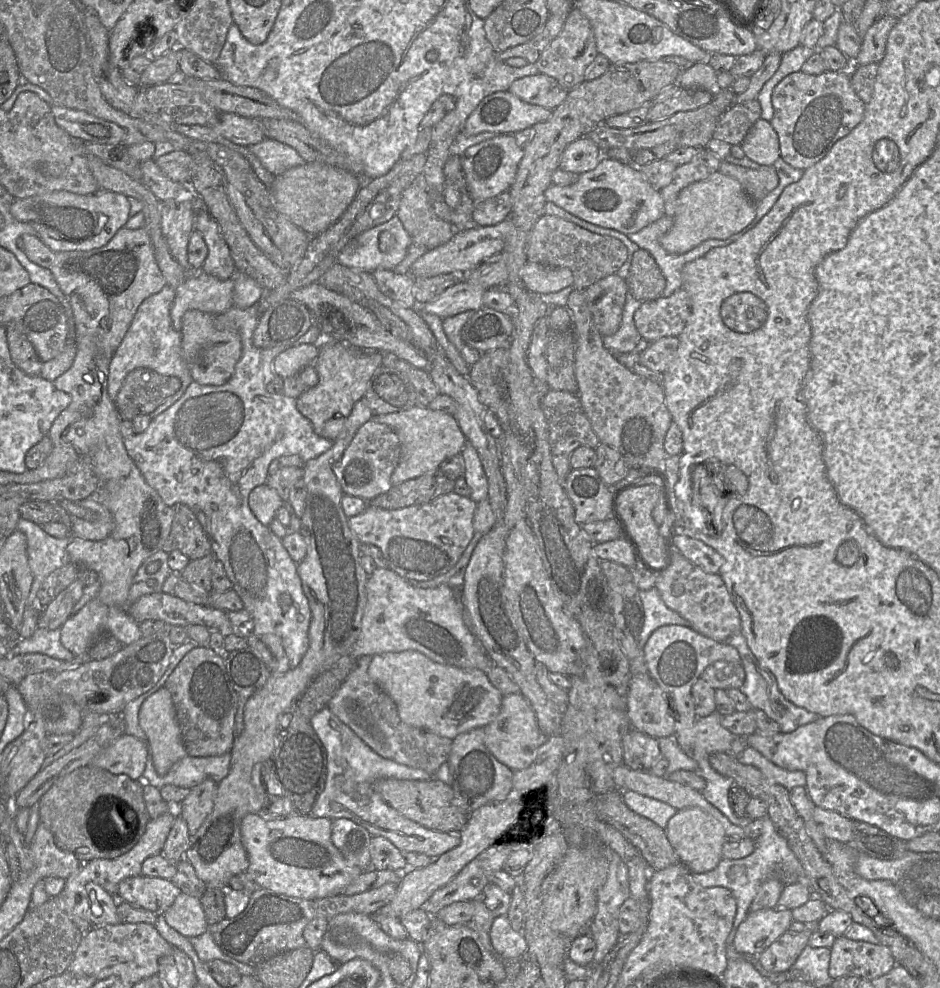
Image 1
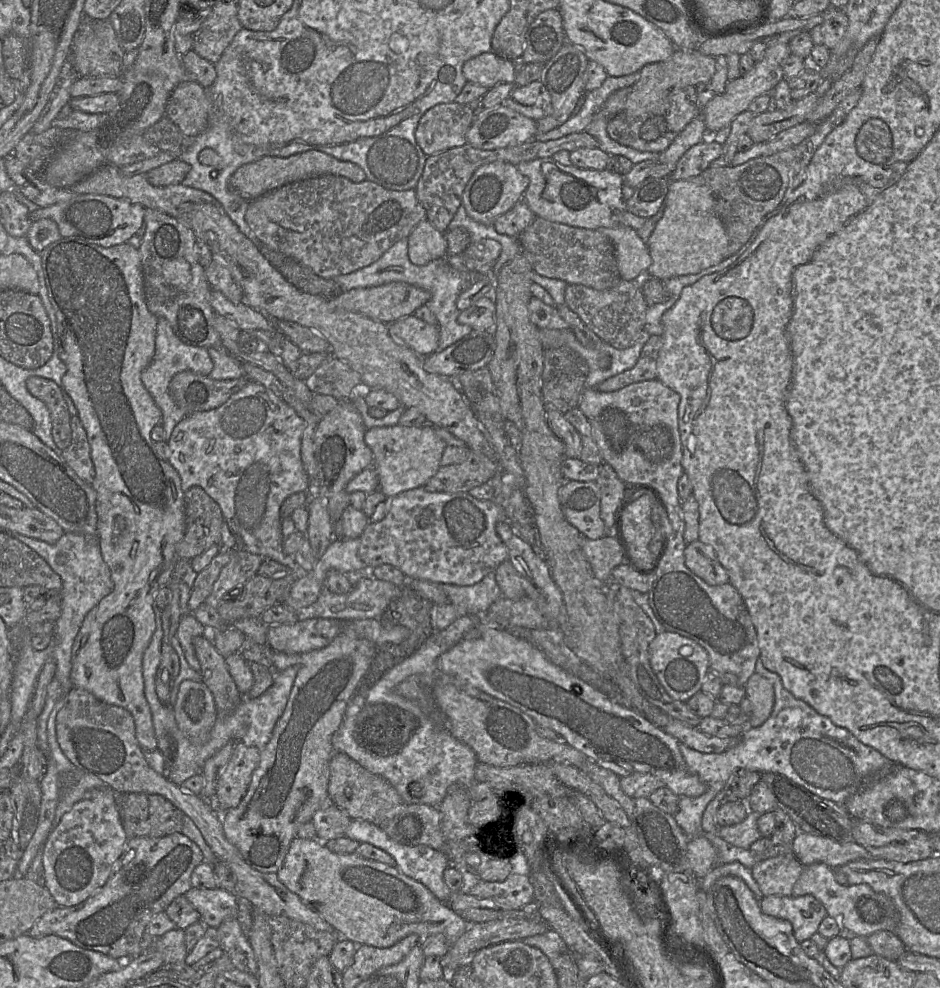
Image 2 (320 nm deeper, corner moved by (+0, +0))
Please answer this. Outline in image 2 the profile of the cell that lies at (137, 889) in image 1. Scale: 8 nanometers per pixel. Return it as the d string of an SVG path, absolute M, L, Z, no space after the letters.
M192 887L184 895L200 914L200 920L217 928L225 920L237 918L238 897L221 888L200 889Z

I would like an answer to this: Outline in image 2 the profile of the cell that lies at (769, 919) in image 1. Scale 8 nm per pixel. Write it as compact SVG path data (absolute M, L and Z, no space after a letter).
M812 895L763 896L759 906L764 914L789 921L798 943L817 933L818 926L827 915L825 907Z

